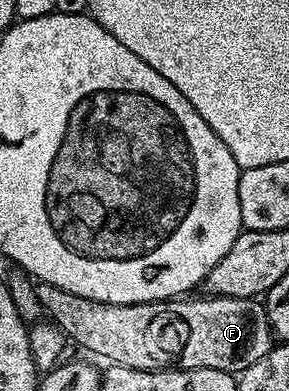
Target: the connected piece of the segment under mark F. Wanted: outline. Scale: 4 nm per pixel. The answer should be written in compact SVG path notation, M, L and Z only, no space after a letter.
M37 284L37 297L45 311L45 314L51 319L51 322L67 336L74 344L78 343L82 348L110 361L108 363L120 366L126 366L134 370L168 370L168 369L219 369L225 373L241 374L243 369L247 369L252 363L256 363L260 359L264 359L264 355L268 355L272 348L272 334L270 324L266 318L265 308L257 300L248 297L211 297L209 295L201 295L196 299L188 297L185 299L175 299L171 302L154 302L153 304L134 304L134 305L104 305L96 303L90 299L84 299L83 296L72 295L71 292L63 291L52 284Z

